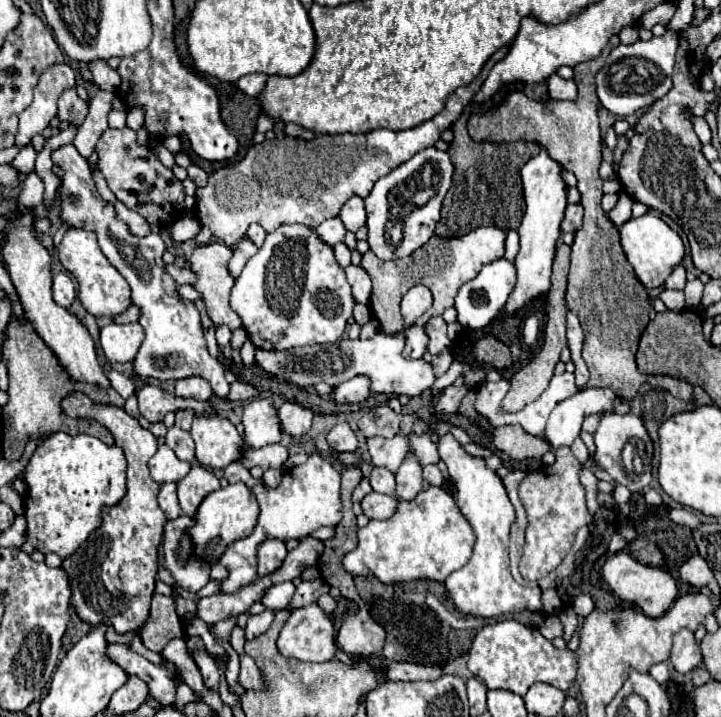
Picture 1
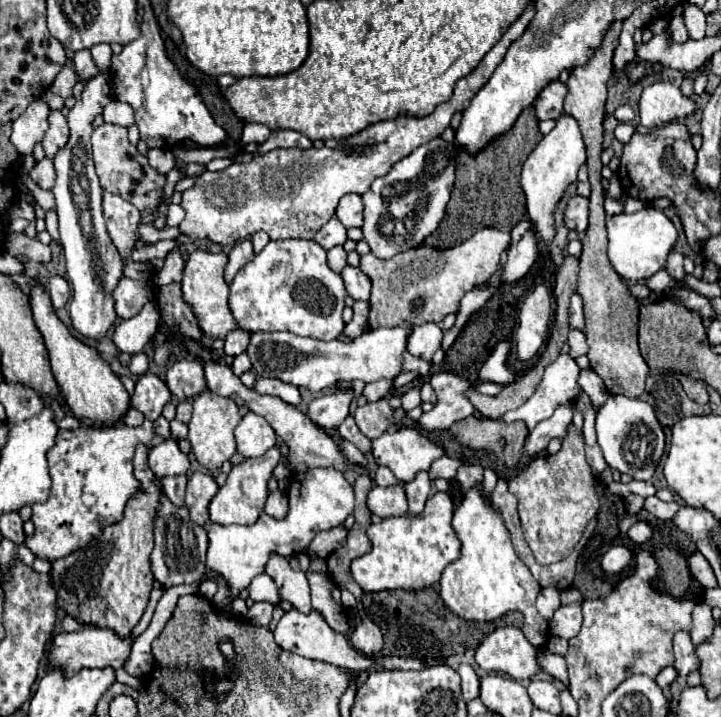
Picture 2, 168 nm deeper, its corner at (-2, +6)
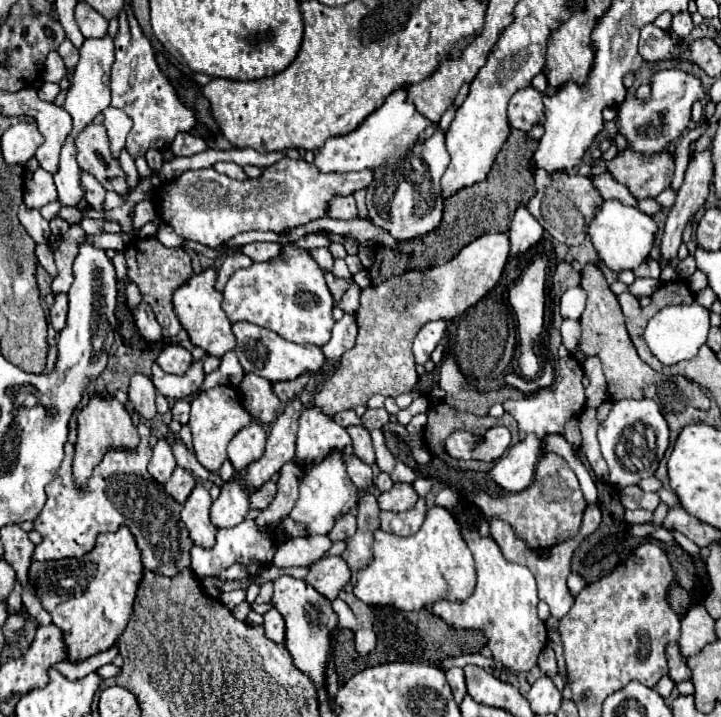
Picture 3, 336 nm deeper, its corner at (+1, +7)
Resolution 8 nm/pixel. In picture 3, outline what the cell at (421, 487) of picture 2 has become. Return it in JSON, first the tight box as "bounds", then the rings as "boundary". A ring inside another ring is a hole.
{"bounds":[380,498,426,536],"boundary":[[[420,498],[418,504],[414,506],[414,510],[382,512],[380,522],[382,522],[384,532],[396,534],[396,536],[410,536],[410,534],[416,534],[420,530],[424,516],[426,516],[426,506],[424,506],[424,498]]]}

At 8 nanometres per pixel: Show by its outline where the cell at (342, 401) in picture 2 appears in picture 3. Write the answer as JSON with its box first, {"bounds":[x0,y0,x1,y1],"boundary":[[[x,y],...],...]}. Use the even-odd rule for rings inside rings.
{"bounds":[296,408,350,462],"boundary":[[[314,408],[304,410],[296,434],[296,458],[298,462],[324,458],[332,450],[344,450],[350,444],[350,434],[344,426],[338,426],[332,416]]]}

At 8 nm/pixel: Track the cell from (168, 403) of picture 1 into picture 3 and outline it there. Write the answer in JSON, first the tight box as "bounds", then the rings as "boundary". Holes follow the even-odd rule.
{"bounds":[128,374,156,420],"boundary":[[[134,374],[130,378],[130,386],[128,386],[128,400],[130,400],[132,408],[146,420],[156,416],[154,398],[156,398],[156,388],[154,388],[152,380],[142,374]]]}

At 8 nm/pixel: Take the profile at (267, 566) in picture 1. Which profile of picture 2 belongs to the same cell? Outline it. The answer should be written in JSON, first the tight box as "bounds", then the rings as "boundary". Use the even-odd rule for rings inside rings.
{"bounds":[265,555,311,613],"boundary":[[[271,555],[271,559],[265,565],[265,573],[273,577],[273,581],[279,585],[279,593],[283,599],[291,601],[295,609],[309,613],[311,611],[311,597],[309,597],[309,583],[305,573],[293,571],[287,557]]]}

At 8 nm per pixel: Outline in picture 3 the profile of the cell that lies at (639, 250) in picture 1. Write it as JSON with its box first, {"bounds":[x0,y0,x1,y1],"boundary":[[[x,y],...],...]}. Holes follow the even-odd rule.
{"bounds":[588,198,656,272],"boundary":[[[614,198],[604,200],[602,206],[596,208],[594,218],[588,224],[588,236],[592,240],[592,246],[600,262],[614,272],[638,268],[640,262],[648,258],[648,252],[654,244],[654,234],[656,234],[656,224],[648,214],[632,206],[624,206],[620,200]]]}

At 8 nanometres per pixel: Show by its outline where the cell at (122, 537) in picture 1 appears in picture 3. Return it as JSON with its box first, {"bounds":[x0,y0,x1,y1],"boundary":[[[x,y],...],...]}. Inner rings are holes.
{"bounds":[28,526,144,664],"boundary":[[[122,526],[116,534],[100,534],[92,552],[82,558],[32,562],[28,568],[28,584],[32,582],[36,598],[52,614],[54,626],[62,630],[70,662],[76,664],[116,644],[130,620],[142,574],[144,566],[136,540]]]}

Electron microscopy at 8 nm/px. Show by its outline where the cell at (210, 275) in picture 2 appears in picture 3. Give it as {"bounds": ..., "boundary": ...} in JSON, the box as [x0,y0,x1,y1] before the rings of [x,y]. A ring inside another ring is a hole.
{"bounds":[174,268,236,358],"boundary":[[[208,268],[200,274],[194,274],[194,278],[190,278],[182,288],[178,288],[174,292],[174,312],[182,324],[182,328],[188,332],[190,342],[202,350],[206,350],[206,354],[222,358],[224,352],[234,350],[236,346],[236,338],[232,334],[232,326],[222,310],[222,292],[218,292],[214,288],[216,282],[216,270]]]}

